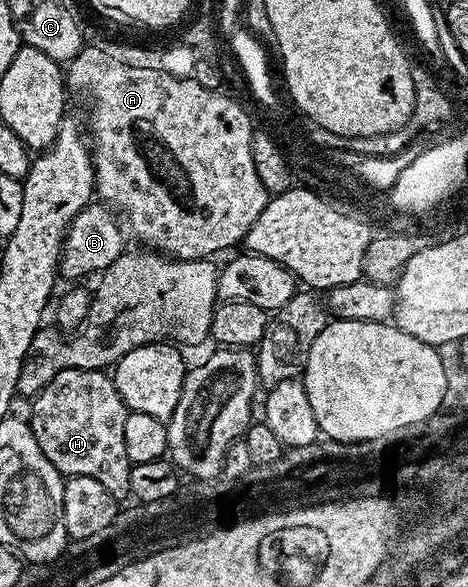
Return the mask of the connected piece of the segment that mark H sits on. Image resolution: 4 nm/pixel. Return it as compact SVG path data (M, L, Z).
M100 369L60 371L33 401L30 428L43 454L65 477L94 477L114 500L128 499L132 464L124 445L128 408L112 377Z

